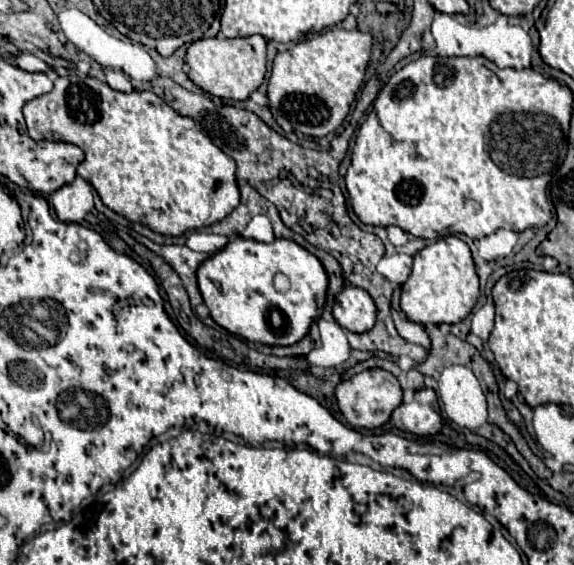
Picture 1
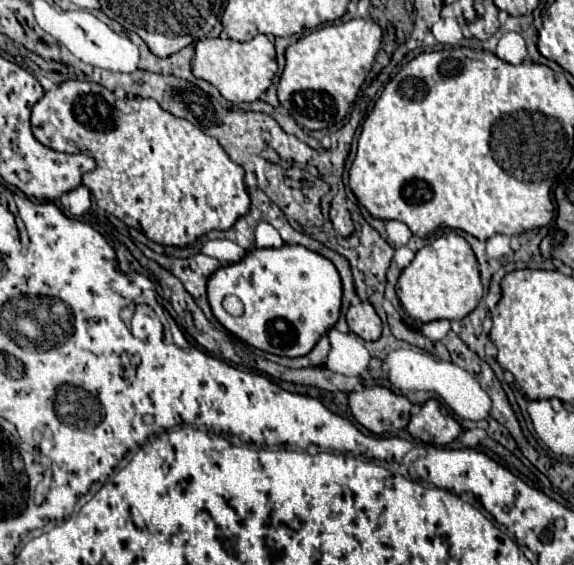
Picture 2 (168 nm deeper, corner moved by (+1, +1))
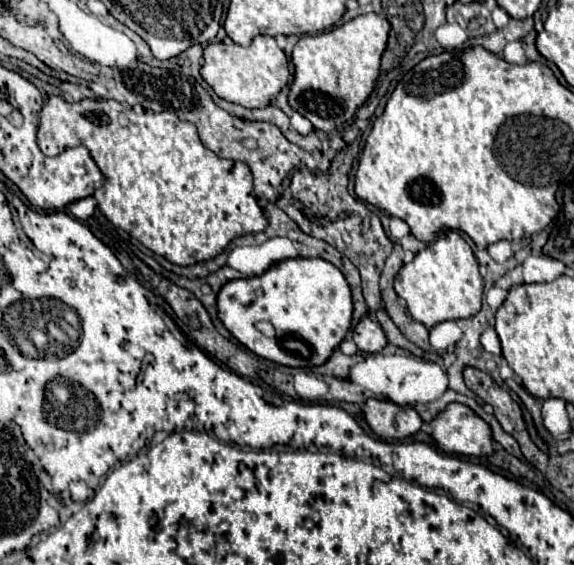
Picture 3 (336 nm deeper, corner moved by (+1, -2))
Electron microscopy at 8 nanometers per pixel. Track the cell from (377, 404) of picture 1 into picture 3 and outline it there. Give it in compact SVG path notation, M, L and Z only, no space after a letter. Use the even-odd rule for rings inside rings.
M369 398L363 414L371 430L385 440L403 440L421 430L421 416L411 406L397 406L393 402Z

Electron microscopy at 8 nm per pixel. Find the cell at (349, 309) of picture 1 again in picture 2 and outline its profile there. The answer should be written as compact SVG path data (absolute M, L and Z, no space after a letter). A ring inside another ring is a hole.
M361 301L357 305L351 305L345 313L349 329L359 335L365 341L375 341L381 335L381 319L377 317L371 303Z

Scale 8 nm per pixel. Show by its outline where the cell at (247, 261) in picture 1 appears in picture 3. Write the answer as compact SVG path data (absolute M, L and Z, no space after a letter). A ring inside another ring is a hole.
M293 258L283 260L279 264L273 264L265 274L253 276L253 278L239 278L233 282L227 282L219 296L217 296L217 308L219 318L225 324L225 328L251 352L257 356L291 366L291 368L313 368L325 364L333 352L343 342L347 330L351 328L351 316L353 316L353 302L351 302L351 290L341 274L339 268L335 268L331 262L323 258ZM257 322L271 322L277 330L273 338L267 338L263 332L255 328Z

